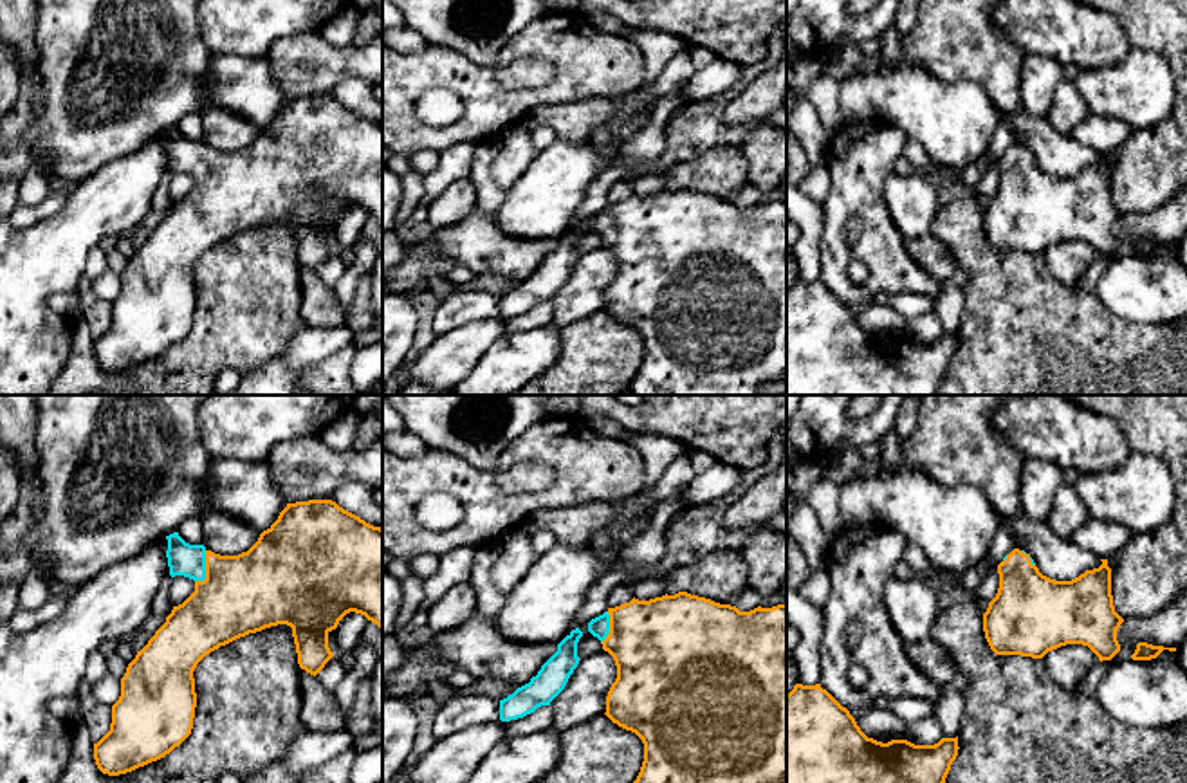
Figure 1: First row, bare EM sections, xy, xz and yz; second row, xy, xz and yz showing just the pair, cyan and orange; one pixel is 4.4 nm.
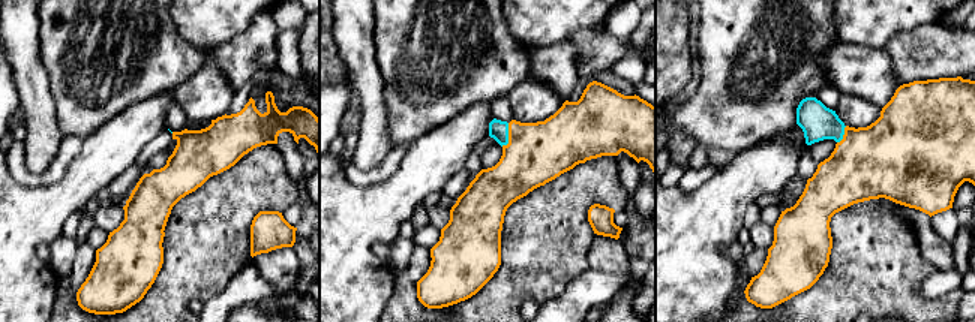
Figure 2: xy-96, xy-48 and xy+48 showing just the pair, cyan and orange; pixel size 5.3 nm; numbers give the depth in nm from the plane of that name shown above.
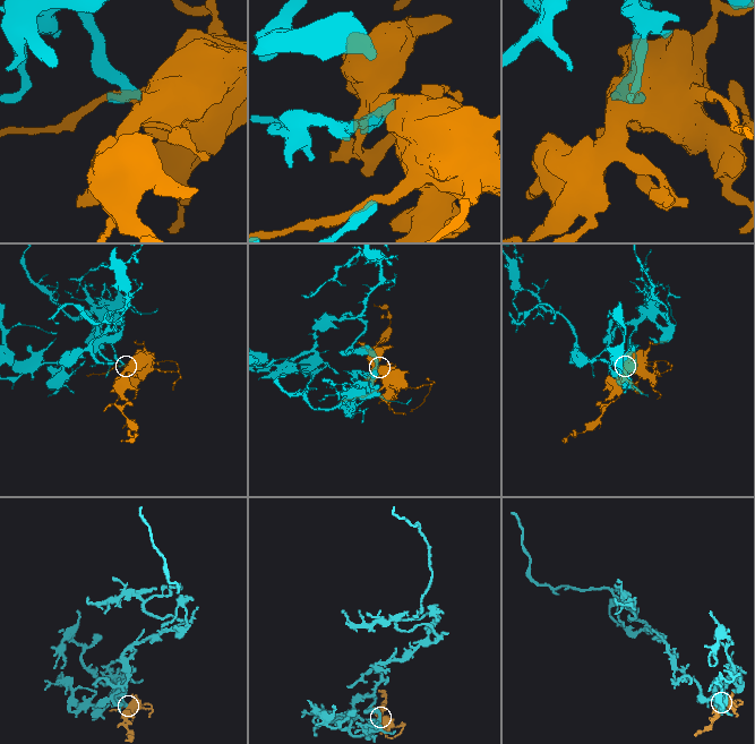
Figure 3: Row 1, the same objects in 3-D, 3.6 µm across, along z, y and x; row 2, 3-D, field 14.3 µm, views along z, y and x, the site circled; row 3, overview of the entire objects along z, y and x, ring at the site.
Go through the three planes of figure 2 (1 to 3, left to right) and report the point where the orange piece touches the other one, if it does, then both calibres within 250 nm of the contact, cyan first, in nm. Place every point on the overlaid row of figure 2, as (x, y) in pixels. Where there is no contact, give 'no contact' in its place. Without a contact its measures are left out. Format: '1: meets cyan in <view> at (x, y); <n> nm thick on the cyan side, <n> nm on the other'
1: no contact
2: meets cyan in xy-48 at (507, 137); 100 nm thick on the cyan side, 320 nm on the other
3: meets cyan in xy+48 at (842, 135); 190 nm thick on the cyan side, 400 nm on the other

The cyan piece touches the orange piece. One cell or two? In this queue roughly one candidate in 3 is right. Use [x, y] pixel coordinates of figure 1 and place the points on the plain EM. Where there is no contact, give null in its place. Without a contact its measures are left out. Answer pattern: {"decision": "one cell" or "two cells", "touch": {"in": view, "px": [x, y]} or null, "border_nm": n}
{"decision": "one cell", "touch": {"in": "xy", "px": [204, 165]}, "border_nm": 150}

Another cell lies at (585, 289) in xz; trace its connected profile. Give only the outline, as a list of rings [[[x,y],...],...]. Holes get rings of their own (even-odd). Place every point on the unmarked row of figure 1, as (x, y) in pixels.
[[[608,247],[581,254],[565,285],[550,298],[550,323],[563,328],[606,309],[606,292],[617,274],[617,262]]]

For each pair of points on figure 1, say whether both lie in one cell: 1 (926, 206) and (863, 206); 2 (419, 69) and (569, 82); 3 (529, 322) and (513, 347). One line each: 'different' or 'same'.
1: different
2: same
3: different

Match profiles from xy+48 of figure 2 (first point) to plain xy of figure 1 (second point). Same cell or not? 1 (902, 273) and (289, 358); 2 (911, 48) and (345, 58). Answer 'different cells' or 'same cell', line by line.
1: different cells
2: same cell

